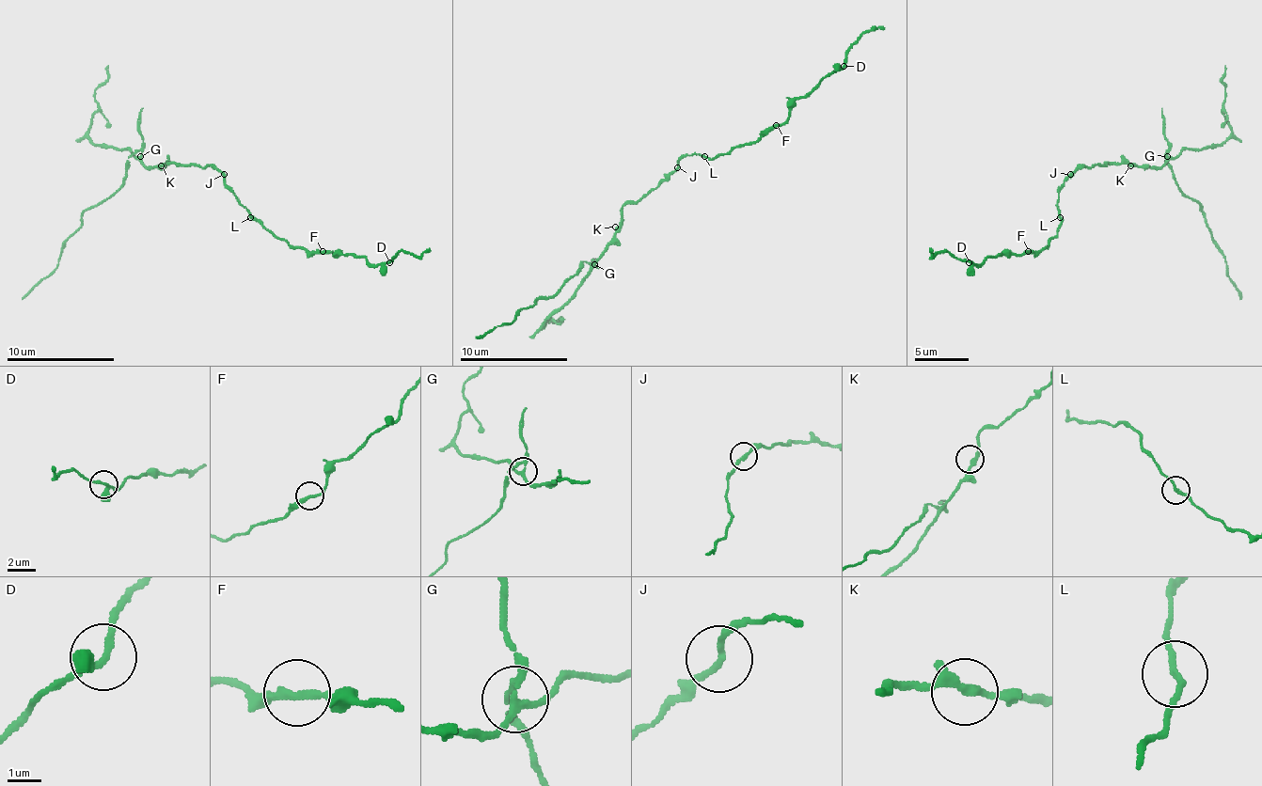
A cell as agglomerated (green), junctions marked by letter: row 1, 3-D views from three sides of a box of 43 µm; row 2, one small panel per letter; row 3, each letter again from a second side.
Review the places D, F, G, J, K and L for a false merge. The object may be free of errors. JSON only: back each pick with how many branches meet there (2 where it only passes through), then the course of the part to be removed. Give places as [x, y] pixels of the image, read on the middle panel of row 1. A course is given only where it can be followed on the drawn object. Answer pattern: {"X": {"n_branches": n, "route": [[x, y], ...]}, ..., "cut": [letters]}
{"G": {"n_branches": 4, "route": [[593, 264], [582, 264], [577, 273], [518, 313], [510, 323], [475, 337]]}, "cut": ["G"]}

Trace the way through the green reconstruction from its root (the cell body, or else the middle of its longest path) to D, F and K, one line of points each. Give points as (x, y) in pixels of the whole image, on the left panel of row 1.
D: (207, 168), (212, 165), (236, 200), (290, 245), (354, 254), (370, 264), (389, 262)
F: (207, 168), (212, 165), (236, 200), (282, 241), (308, 251), (323, 251)
K: (207, 168), (175, 163), (161, 165)

